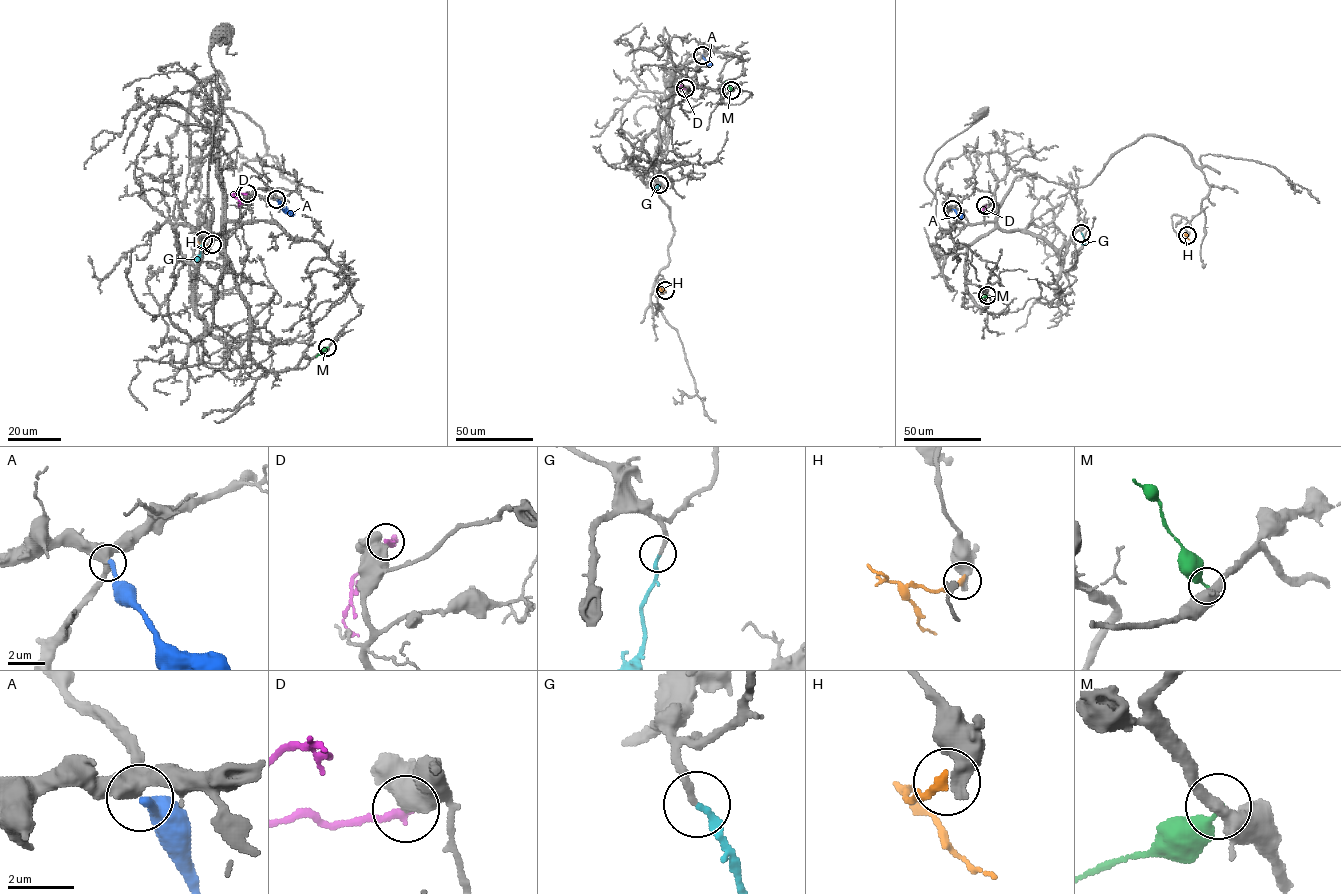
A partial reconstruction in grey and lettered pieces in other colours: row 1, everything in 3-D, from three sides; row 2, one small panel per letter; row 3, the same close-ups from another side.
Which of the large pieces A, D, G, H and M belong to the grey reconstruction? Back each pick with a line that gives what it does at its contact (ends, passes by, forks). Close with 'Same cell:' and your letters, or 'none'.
G: it ends there
Same cell: G

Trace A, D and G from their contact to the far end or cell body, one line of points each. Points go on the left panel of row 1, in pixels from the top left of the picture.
A: (276, 199), (285, 211), (294, 215)
D: (247, 193), (234, 193), (239, 207)
G: (203, 240), (199, 259)

